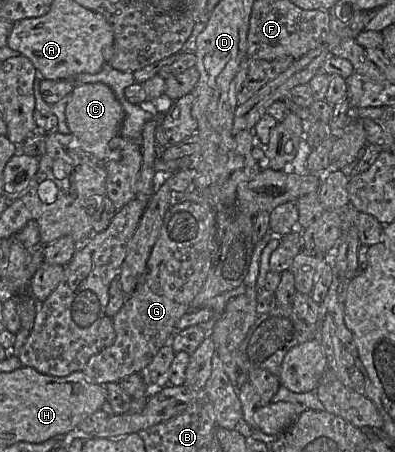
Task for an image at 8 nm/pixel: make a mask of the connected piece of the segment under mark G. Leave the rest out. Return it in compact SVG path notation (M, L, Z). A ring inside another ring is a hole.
M185 201L171 205L165 213L158 241L151 252L145 272L120 311L112 318L116 339L113 345L103 347L89 358L83 370L86 377L92 382L106 385L119 382L132 373L146 371L159 349L172 338L177 321L190 310L191 302L206 282L217 257L215 210L210 204Z

